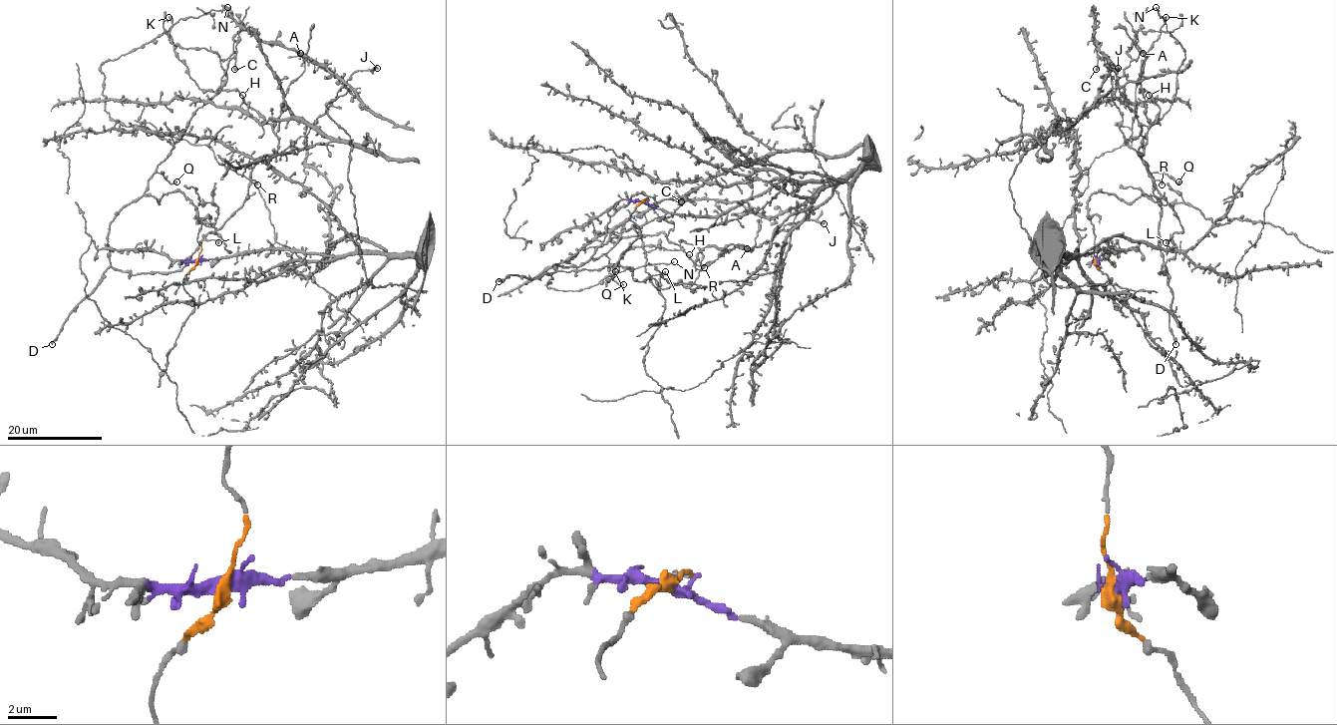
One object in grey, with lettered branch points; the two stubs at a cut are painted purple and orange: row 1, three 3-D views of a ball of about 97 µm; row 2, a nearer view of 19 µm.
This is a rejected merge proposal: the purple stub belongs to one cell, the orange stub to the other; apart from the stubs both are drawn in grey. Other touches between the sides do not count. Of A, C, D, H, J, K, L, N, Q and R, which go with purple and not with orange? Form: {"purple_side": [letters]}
{"purple_side": []}

